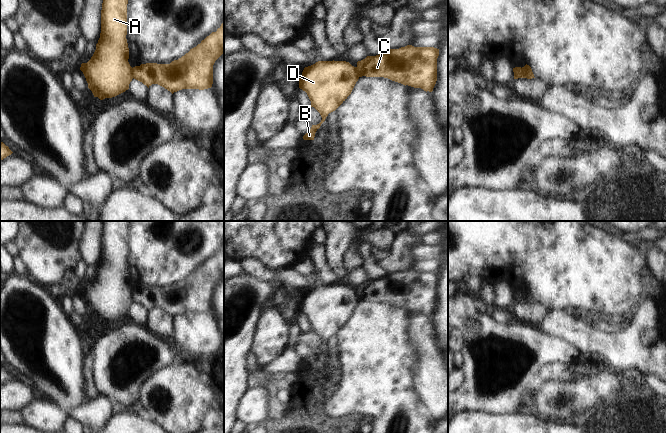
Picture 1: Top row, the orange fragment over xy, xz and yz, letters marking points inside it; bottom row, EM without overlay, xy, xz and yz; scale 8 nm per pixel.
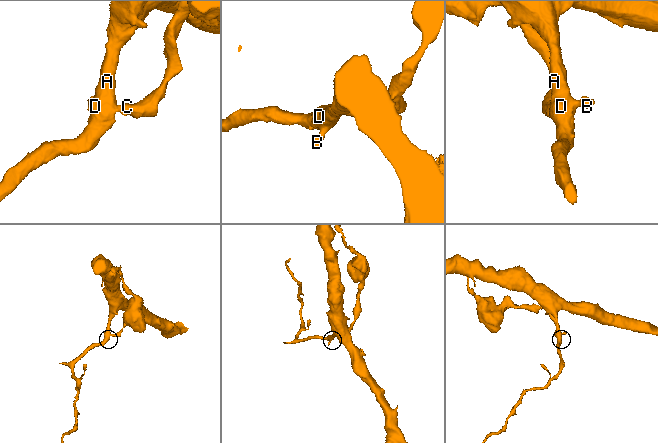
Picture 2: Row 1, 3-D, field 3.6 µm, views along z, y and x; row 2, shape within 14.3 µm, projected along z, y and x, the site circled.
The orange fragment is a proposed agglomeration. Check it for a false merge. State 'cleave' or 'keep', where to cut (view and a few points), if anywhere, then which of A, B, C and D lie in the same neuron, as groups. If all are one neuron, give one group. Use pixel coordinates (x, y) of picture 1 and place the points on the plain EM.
cleave | xy (132, 292), (133, 301) | A B D / C

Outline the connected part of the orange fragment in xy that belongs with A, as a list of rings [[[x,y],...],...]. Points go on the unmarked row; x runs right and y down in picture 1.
[[[103,221],[100,262],[91,283],[80,291],[88,312],[100,324],[125,316],[133,303],[126,263],[128,223]]]

